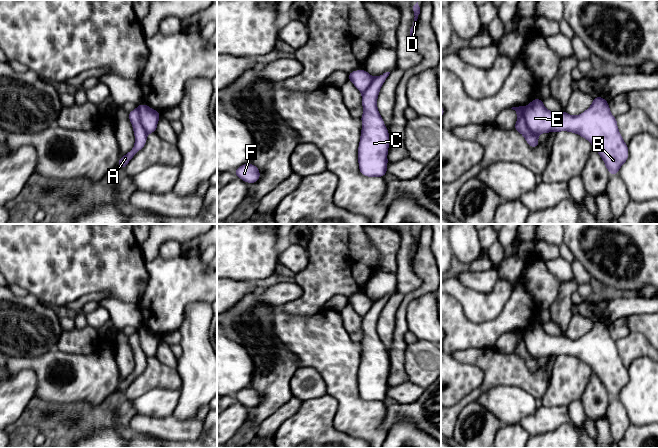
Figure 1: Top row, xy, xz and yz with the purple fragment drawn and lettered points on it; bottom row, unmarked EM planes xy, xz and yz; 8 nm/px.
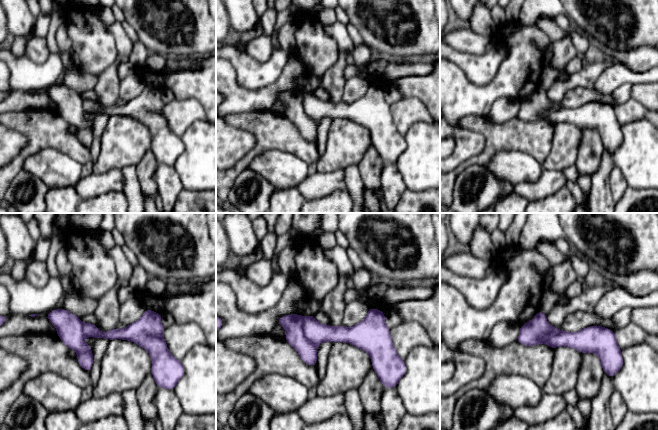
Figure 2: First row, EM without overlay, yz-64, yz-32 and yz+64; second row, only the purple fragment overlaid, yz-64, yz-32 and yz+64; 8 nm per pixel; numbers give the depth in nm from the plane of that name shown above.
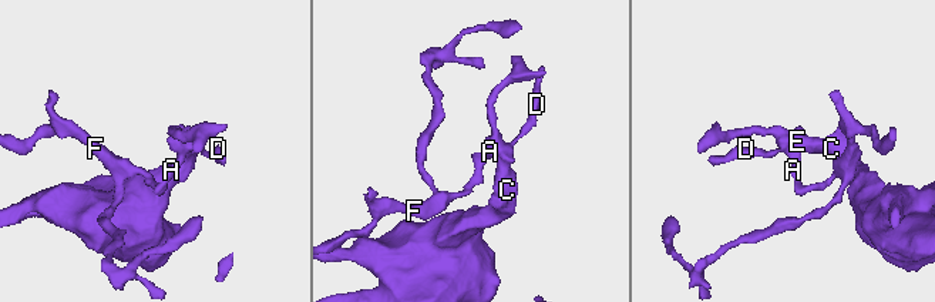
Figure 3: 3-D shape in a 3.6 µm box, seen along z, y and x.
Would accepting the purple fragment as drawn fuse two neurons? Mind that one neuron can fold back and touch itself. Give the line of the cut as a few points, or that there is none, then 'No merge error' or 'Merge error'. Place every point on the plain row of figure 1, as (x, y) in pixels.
No split. No merge error

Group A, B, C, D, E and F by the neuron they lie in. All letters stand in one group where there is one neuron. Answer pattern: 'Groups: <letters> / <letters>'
Groups: A B C D E F

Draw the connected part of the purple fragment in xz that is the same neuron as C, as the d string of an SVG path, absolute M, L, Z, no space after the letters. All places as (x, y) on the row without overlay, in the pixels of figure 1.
M366 294L348 297L348 303L362 317L364 333L358 370L359 395L366 401L384 401L387 397L389 356L377 333L380 313L390 296L372 301Z

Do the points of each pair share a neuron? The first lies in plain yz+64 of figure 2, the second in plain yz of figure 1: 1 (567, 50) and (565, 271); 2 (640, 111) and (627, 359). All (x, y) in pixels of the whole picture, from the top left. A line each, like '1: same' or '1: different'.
1: different
2: same

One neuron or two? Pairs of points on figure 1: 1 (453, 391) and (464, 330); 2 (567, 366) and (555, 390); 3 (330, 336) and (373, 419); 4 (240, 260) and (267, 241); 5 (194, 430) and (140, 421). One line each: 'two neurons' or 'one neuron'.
1: two neurons
2: one neuron
3: one neuron
4: one neuron
5: one neuron

